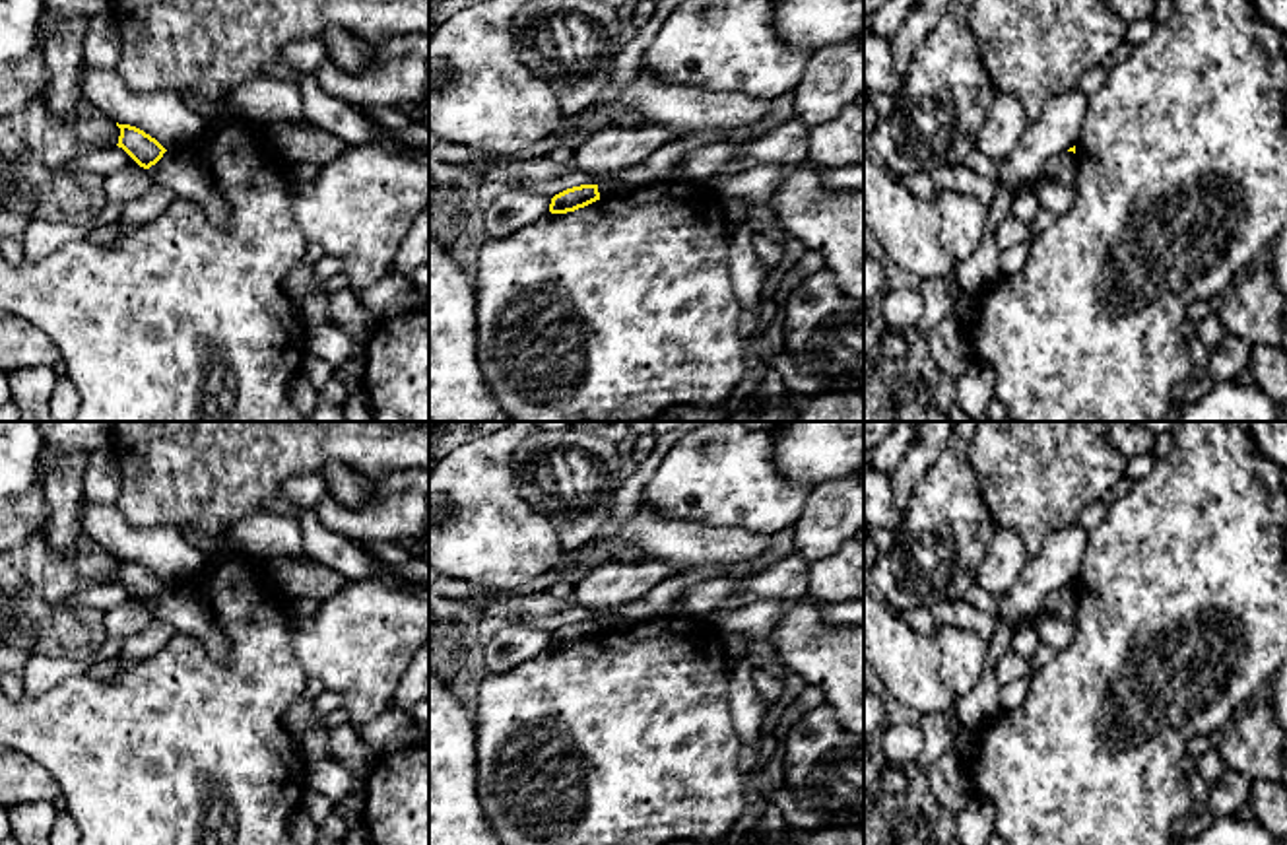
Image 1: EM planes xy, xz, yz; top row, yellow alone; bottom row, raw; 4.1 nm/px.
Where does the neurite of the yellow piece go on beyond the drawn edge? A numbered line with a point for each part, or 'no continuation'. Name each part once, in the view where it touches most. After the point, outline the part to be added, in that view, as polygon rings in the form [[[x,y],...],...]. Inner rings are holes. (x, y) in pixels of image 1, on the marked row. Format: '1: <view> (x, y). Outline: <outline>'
no continuation

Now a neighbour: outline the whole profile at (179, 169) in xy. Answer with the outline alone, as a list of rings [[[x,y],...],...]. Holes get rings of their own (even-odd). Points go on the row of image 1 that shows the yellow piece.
[[[167,150],[148,173],[179,196],[196,200],[215,225],[227,225],[229,208],[219,196],[208,167],[190,150]]]

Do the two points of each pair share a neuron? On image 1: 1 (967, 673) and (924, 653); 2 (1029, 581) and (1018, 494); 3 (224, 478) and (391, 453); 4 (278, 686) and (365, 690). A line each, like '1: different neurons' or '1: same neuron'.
1: different neurons
2: different neurons
3: same neuron
4: different neurons

